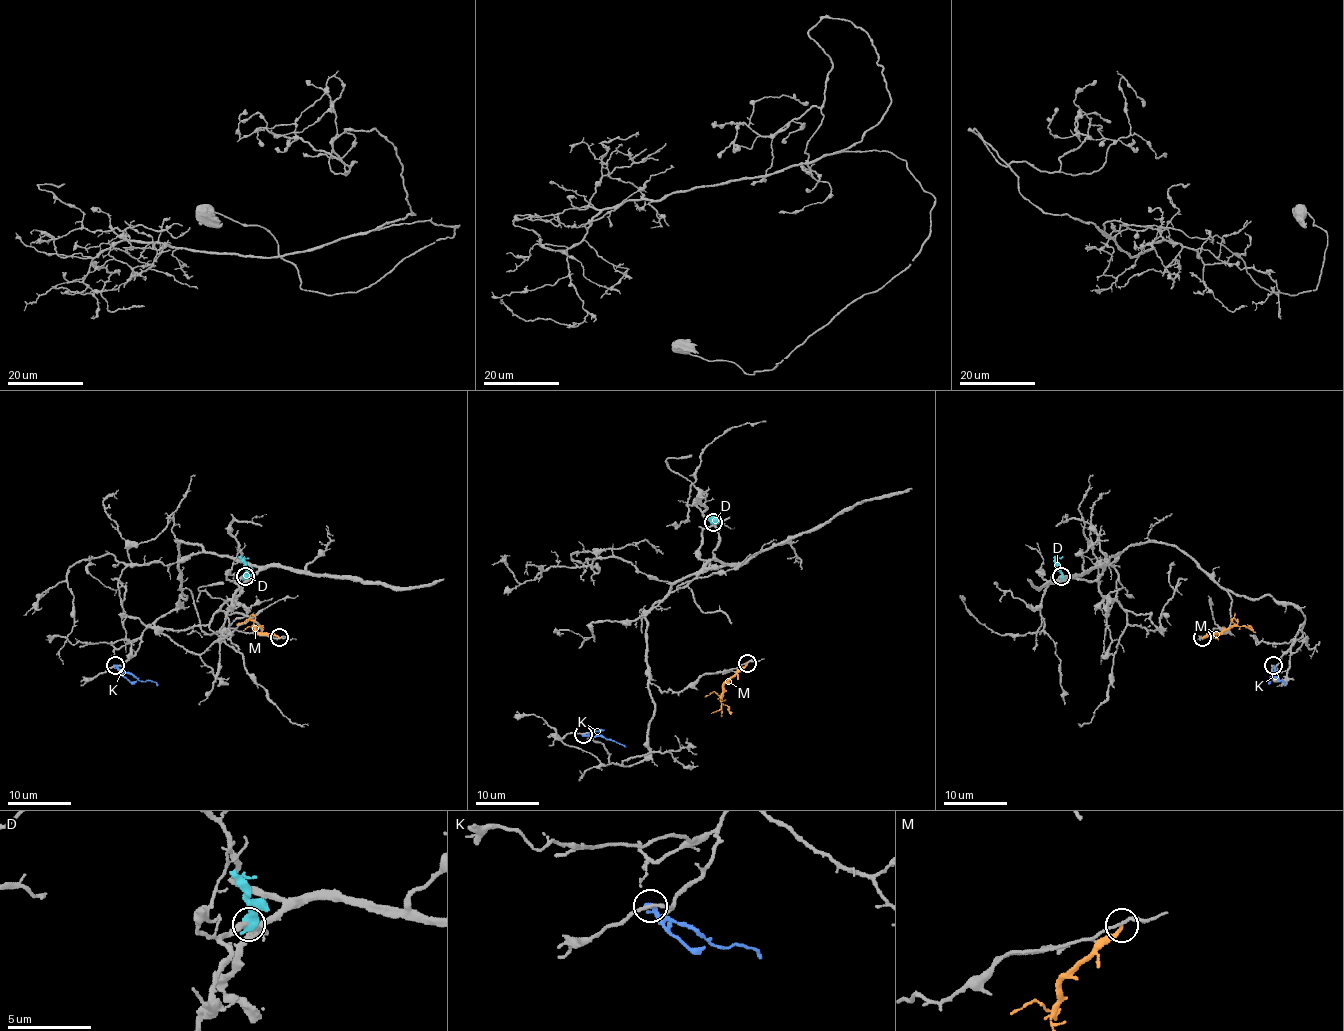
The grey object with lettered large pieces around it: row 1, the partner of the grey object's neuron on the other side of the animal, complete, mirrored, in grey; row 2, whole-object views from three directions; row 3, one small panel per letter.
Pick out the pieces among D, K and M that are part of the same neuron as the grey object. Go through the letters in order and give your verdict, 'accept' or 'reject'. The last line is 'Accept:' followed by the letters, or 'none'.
D: reject
K: reject
M: reject
Accept: none

